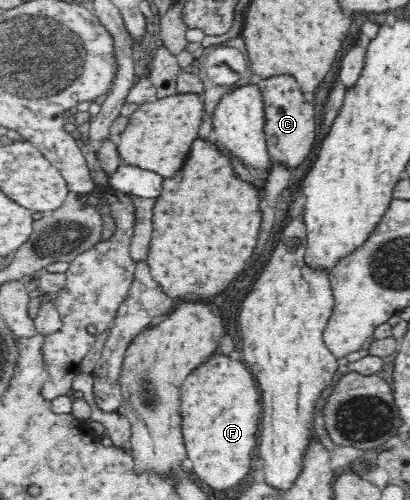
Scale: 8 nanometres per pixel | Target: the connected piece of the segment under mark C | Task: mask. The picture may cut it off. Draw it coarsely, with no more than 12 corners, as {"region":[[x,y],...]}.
{"region":[[292,76],[255,79],[272,165],[314,150],[316,114]]}

